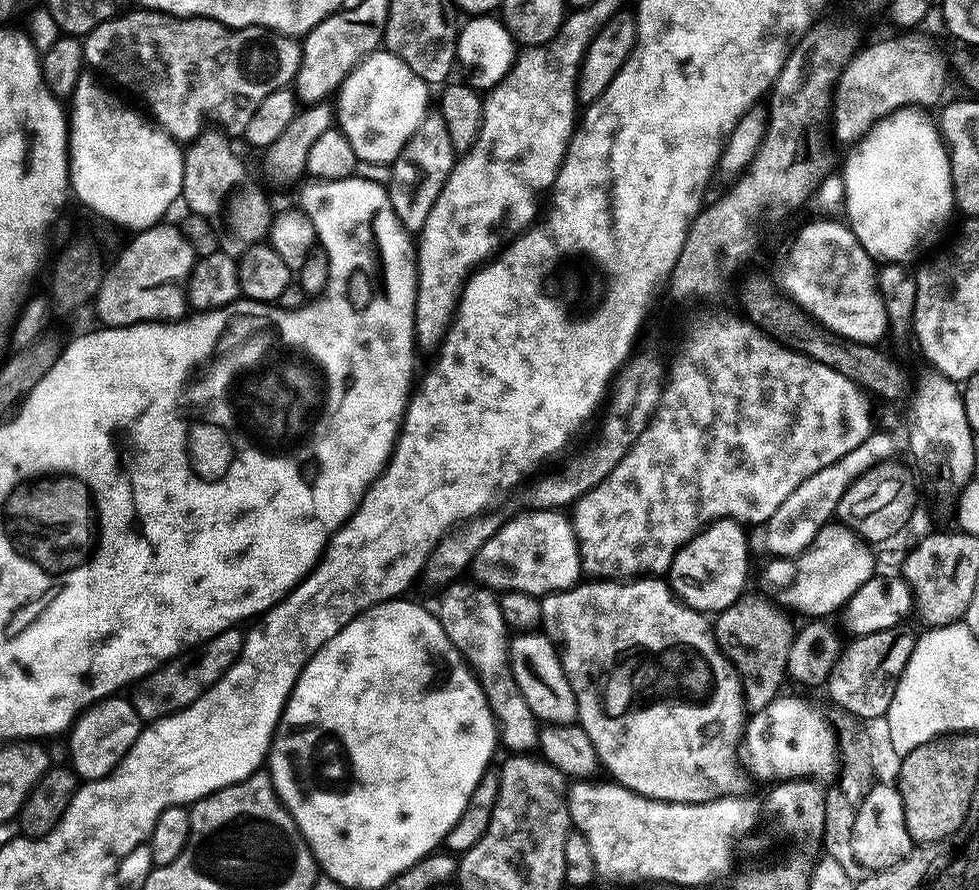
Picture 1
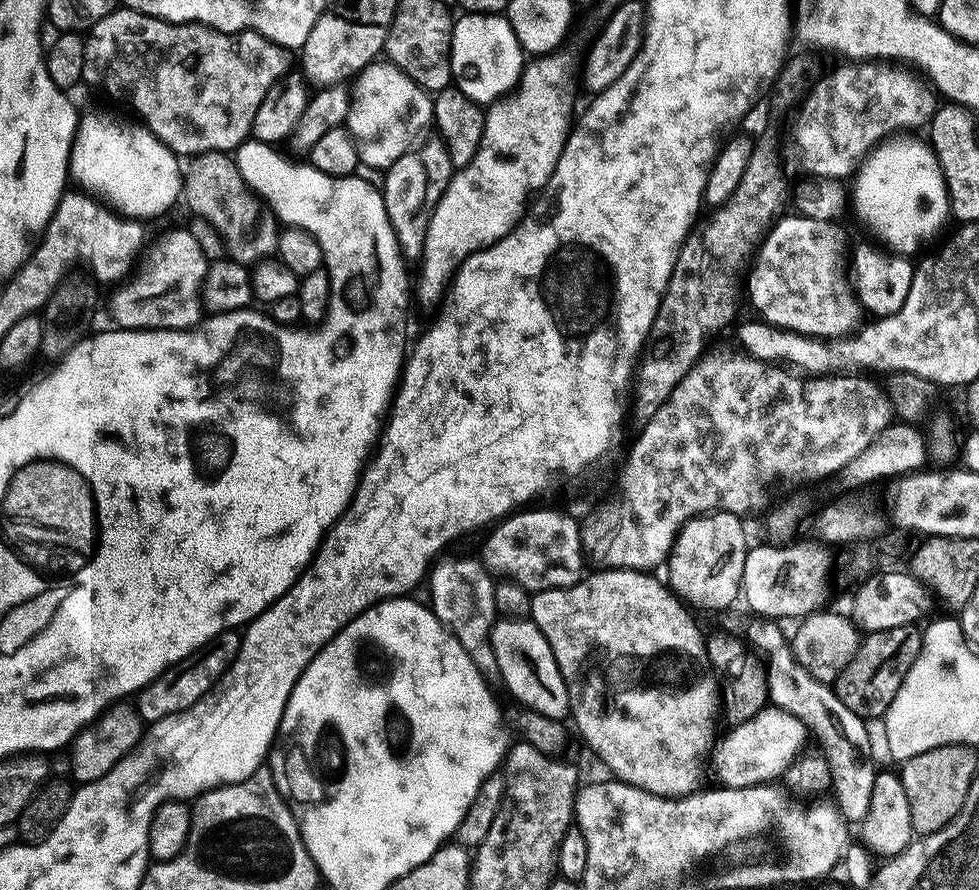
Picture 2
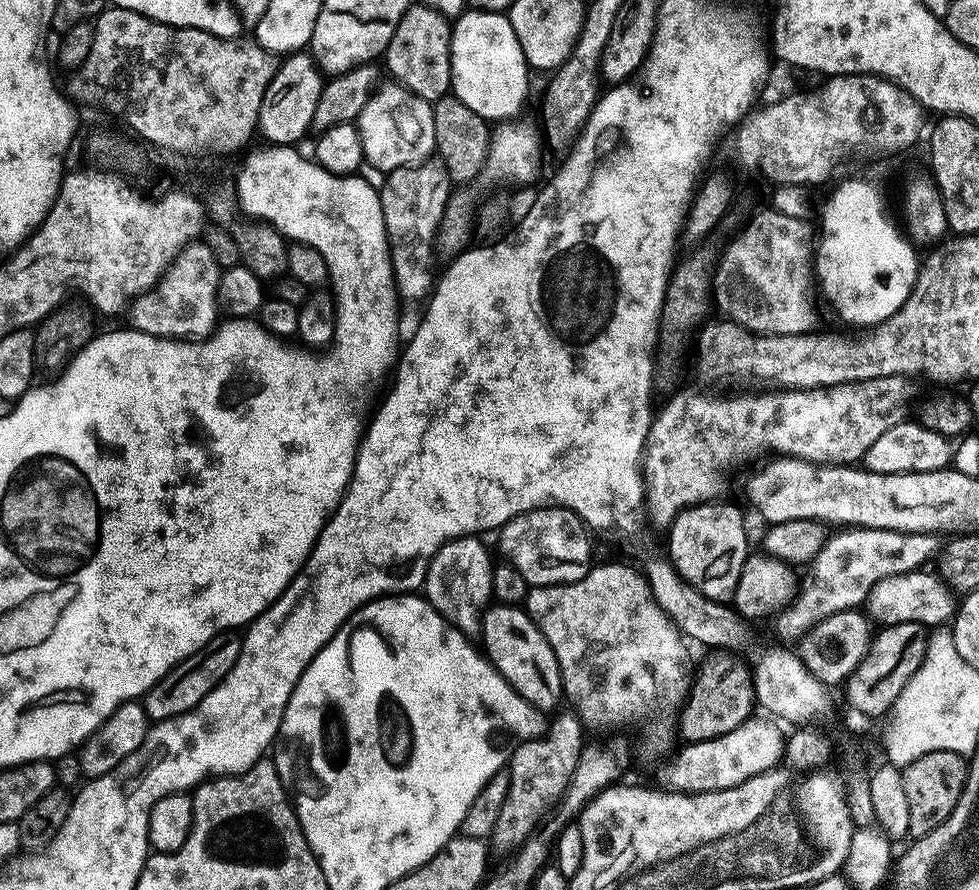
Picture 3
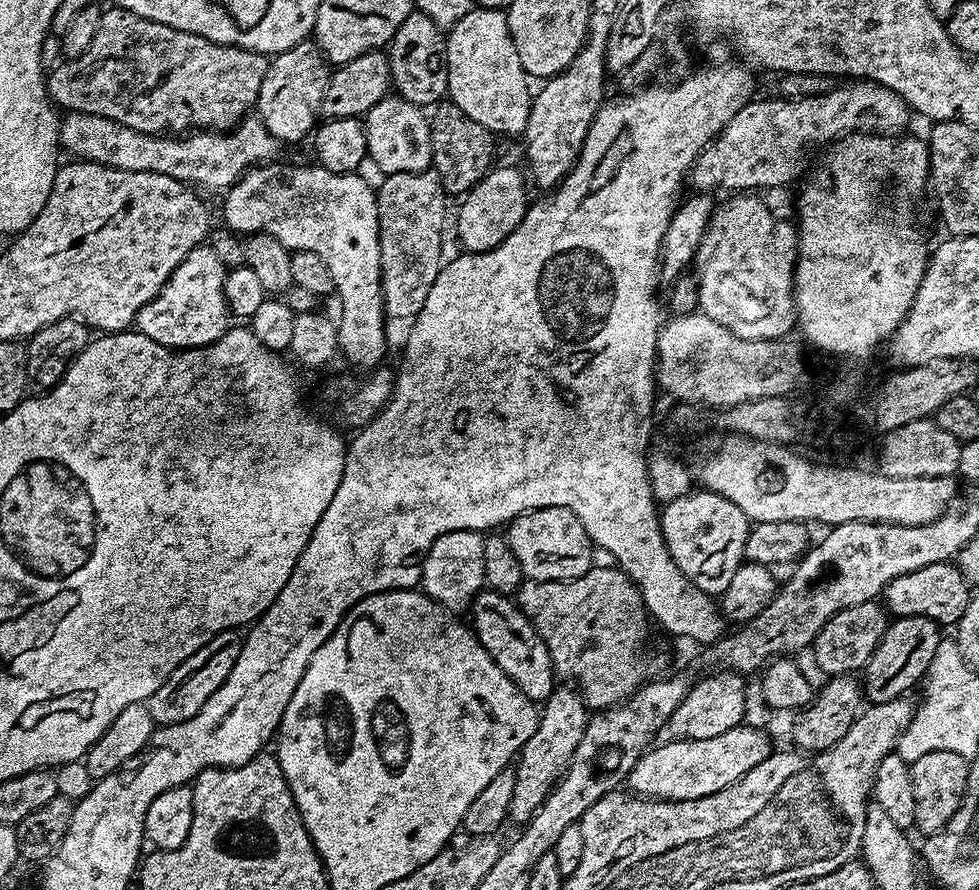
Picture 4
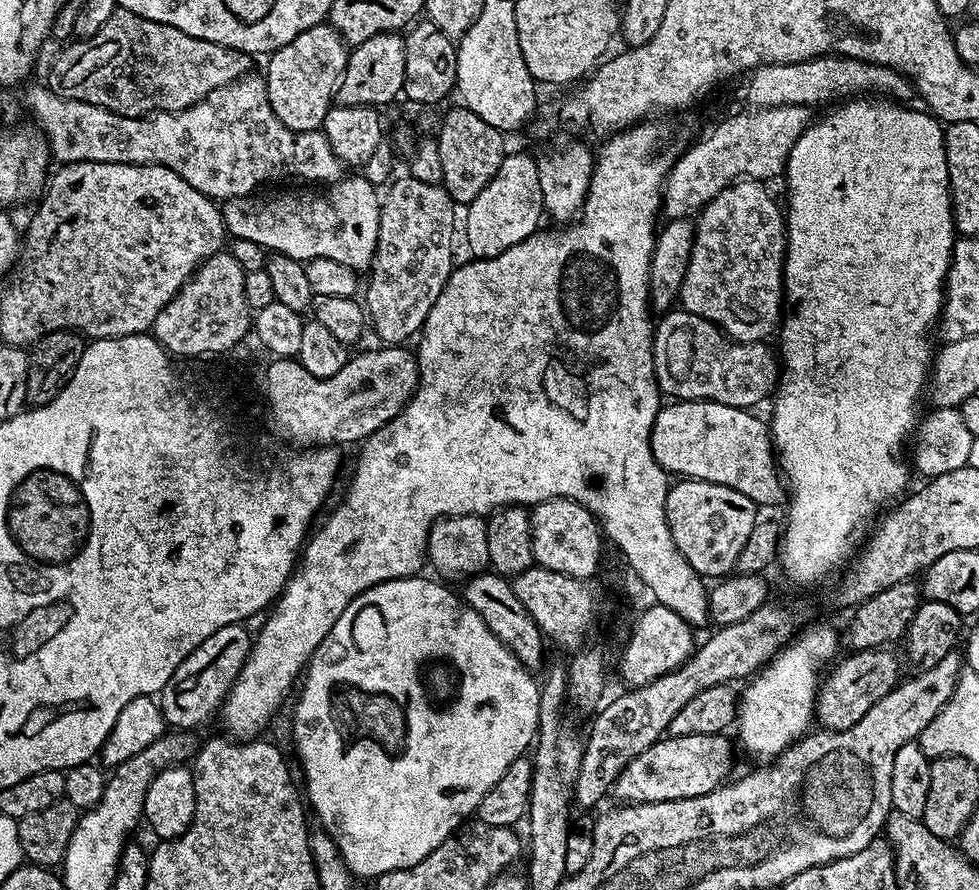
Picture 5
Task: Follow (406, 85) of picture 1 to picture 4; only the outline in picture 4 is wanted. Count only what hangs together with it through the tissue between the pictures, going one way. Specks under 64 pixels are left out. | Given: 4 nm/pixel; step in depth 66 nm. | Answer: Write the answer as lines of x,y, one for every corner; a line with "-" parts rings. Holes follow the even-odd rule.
399,94
383,96
366,113
368,130
368,156
384,174
393,172
427,172
432,163
432,126
429,117
424,116
421,105
404,99

